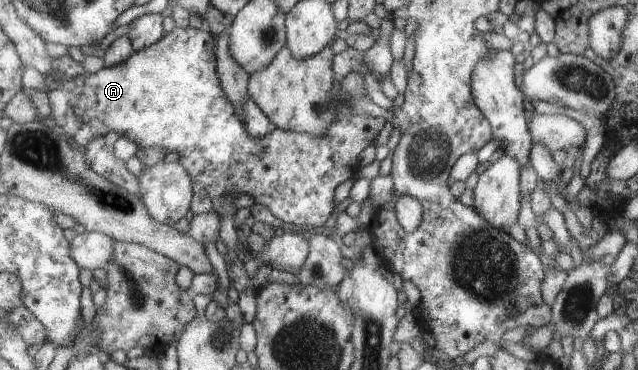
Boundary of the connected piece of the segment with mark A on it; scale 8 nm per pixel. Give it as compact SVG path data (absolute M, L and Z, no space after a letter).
M176 26L148 49L135 51L124 63L104 67L96 73L82 67L68 54L54 58L54 67L62 71L64 77L60 81L50 75L44 77L48 85L46 95L54 107L55 123L72 135L80 147L86 147L96 137L114 132L138 147L158 147L166 153L178 153L182 165L192 176L194 197L191 212L194 215L214 211L216 197L247 193L252 195L255 203L266 207L284 223L313 227L326 225L338 205L336 189L344 181L354 179L361 168L359 161L362 151L370 145L375 146L387 119L376 119L370 115L357 118L350 114L318 137L276 128L264 139L256 139L248 133L247 125L238 117L236 107L226 99L226 91L222 89L222 81L218 77L216 51L216 39L205 27L193 29L190 26Z

